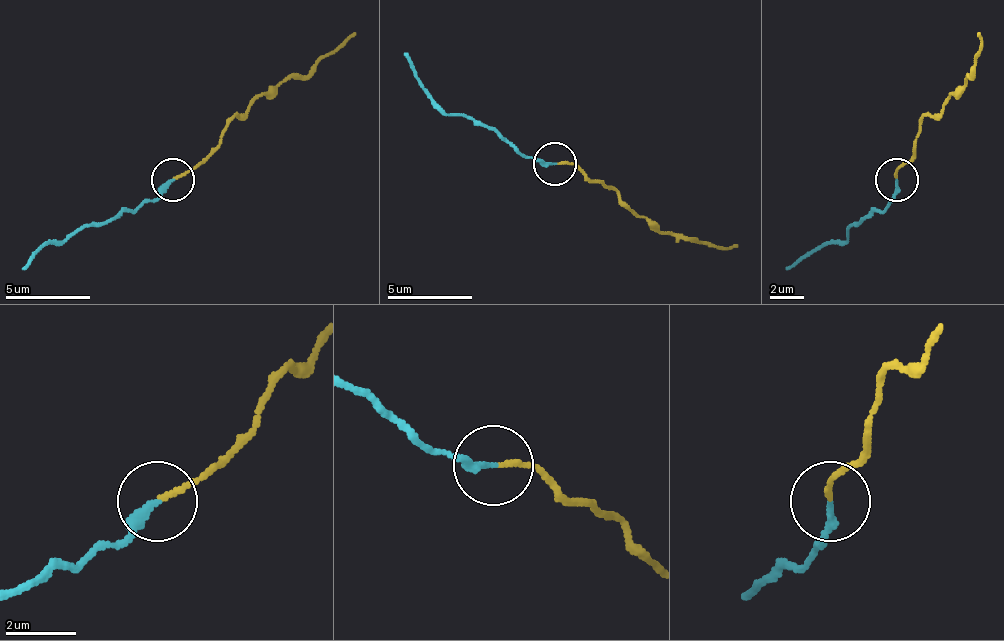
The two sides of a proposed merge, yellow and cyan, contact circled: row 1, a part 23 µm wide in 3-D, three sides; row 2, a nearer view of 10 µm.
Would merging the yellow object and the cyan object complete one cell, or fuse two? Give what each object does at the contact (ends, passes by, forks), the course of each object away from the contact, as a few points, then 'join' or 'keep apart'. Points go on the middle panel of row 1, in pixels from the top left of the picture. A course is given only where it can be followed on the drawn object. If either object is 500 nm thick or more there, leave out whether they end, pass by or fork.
yellow ends there; cyan ends there; yellow runs (556, 162), (573, 162), (611, 188), (628, 209), (671, 235), (739, 247); cyan runs (556, 162), (522, 158), (492, 128), (449, 115), (402, 52); keep apart

